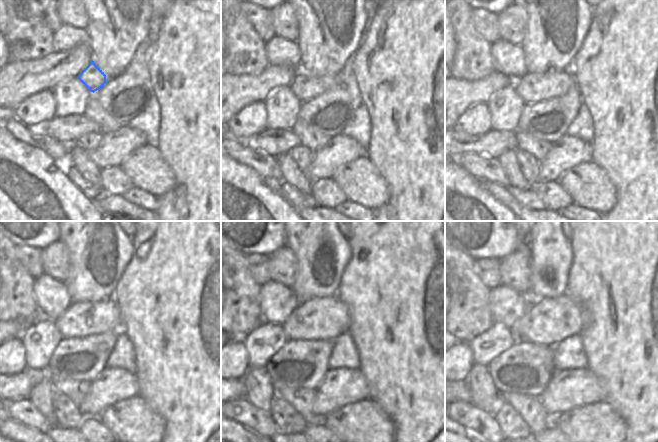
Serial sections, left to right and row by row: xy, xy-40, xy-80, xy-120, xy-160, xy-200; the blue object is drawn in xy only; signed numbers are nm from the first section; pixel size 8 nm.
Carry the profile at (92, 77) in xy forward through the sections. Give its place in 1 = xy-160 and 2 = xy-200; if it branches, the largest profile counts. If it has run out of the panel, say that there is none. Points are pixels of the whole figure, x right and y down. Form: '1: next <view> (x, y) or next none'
1: next xy-160 (317, 318)
2: next xy-200 (548, 321)

